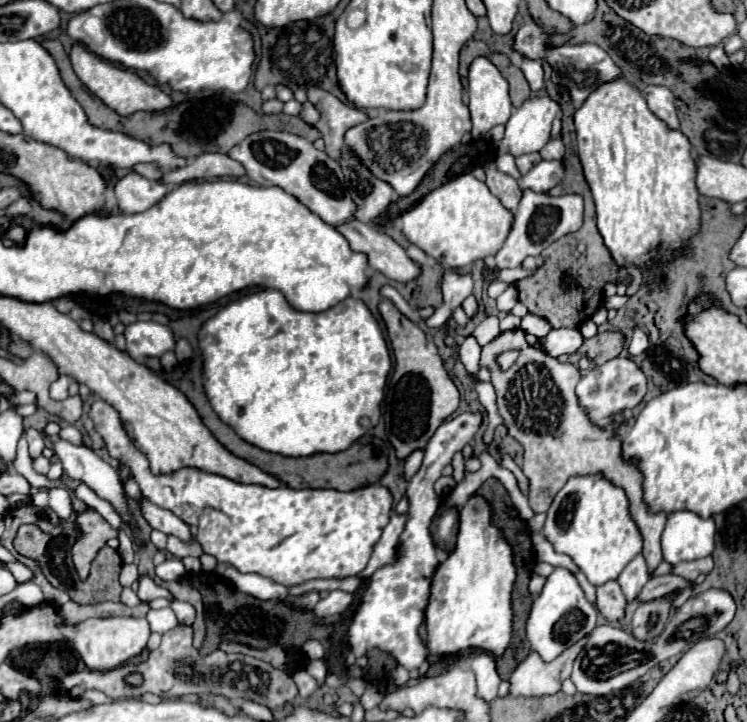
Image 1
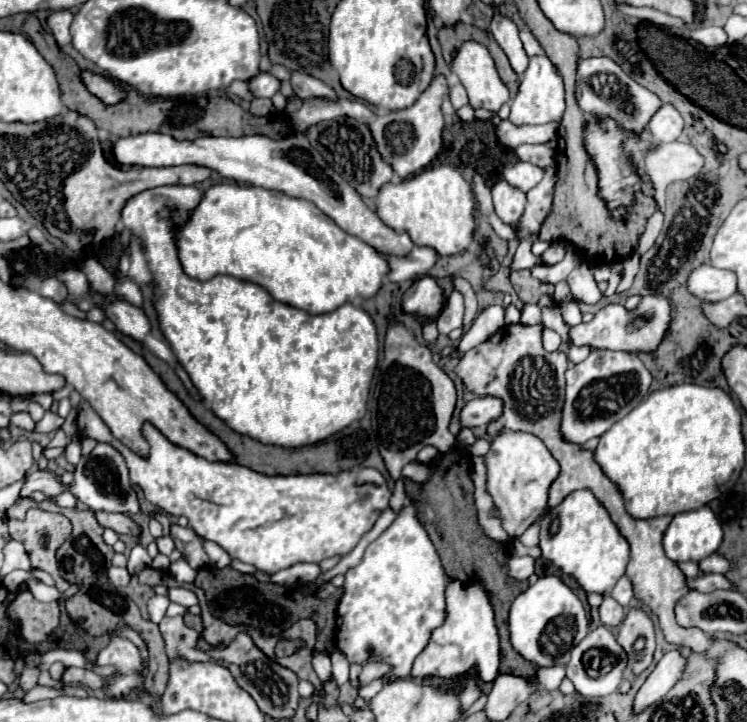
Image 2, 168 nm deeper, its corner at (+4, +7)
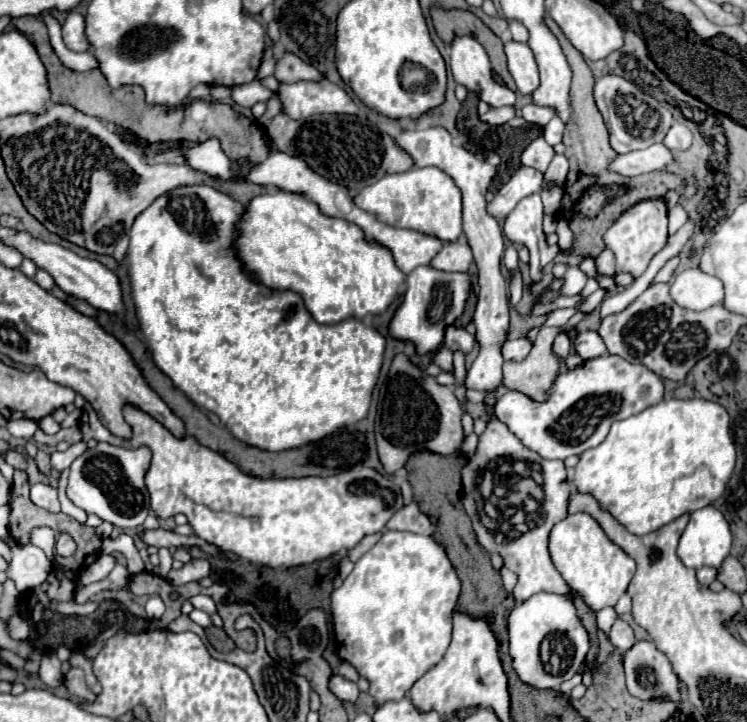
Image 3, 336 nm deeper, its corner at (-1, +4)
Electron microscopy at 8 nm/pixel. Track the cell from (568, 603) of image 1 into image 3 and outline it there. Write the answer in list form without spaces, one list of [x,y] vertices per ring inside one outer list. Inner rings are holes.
[[[539,592],[525,602],[517,604],[509,614],[509,654],[513,660],[513,668],[519,674],[519,678],[535,688],[559,688],[563,680],[569,680],[573,674],[579,672],[581,664],[585,662],[585,654],[589,650],[589,636],[587,630],[577,616],[575,604],[561,594],[549,594]]]

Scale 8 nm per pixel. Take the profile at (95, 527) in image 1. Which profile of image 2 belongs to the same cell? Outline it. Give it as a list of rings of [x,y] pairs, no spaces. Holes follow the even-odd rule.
[[[96,513],[96,519],[102,527],[110,527],[116,533],[124,533],[124,535],[132,535],[132,537],[140,537],[142,529],[138,523],[134,523],[130,517],[126,515],[118,515],[118,513]]]

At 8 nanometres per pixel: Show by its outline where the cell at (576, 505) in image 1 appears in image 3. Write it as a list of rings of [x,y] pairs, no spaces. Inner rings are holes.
[[[585,512],[571,514],[553,526],[549,536],[549,552],[557,572],[569,588],[579,592],[595,612],[605,606],[615,606],[635,572],[635,560],[611,542],[599,522]]]

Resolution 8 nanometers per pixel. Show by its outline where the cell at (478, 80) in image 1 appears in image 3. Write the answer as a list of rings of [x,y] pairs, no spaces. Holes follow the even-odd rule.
[[[471,36],[455,38],[449,56],[451,74],[457,84],[465,86],[469,92],[475,92],[479,100],[487,102],[491,108],[515,104],[515,92],[495,82],[491,62],[487,60],[487,52],[475,38]]]

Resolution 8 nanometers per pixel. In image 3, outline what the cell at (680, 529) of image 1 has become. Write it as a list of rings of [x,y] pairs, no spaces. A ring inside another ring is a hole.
[[[705,506],[691,512],[689,524],[683,530],[677,546],[677,556],[687,568],[701,568],[719,564],[729,556],[731,550],[731,530],[723,514]]]

